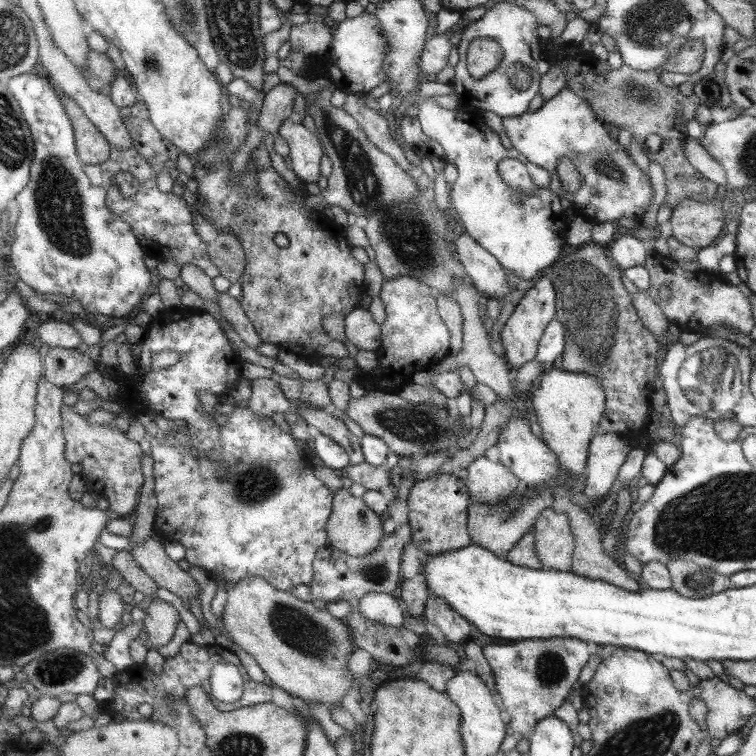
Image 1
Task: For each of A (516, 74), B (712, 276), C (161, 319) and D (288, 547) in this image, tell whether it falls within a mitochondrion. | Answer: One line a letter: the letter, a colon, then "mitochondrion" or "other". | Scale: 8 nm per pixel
A: mitochondrion
B: other
C: other
D: other

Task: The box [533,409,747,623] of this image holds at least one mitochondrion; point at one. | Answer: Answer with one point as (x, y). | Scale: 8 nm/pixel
(697, 581)

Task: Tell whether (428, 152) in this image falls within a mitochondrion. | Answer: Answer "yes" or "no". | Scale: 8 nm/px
no

